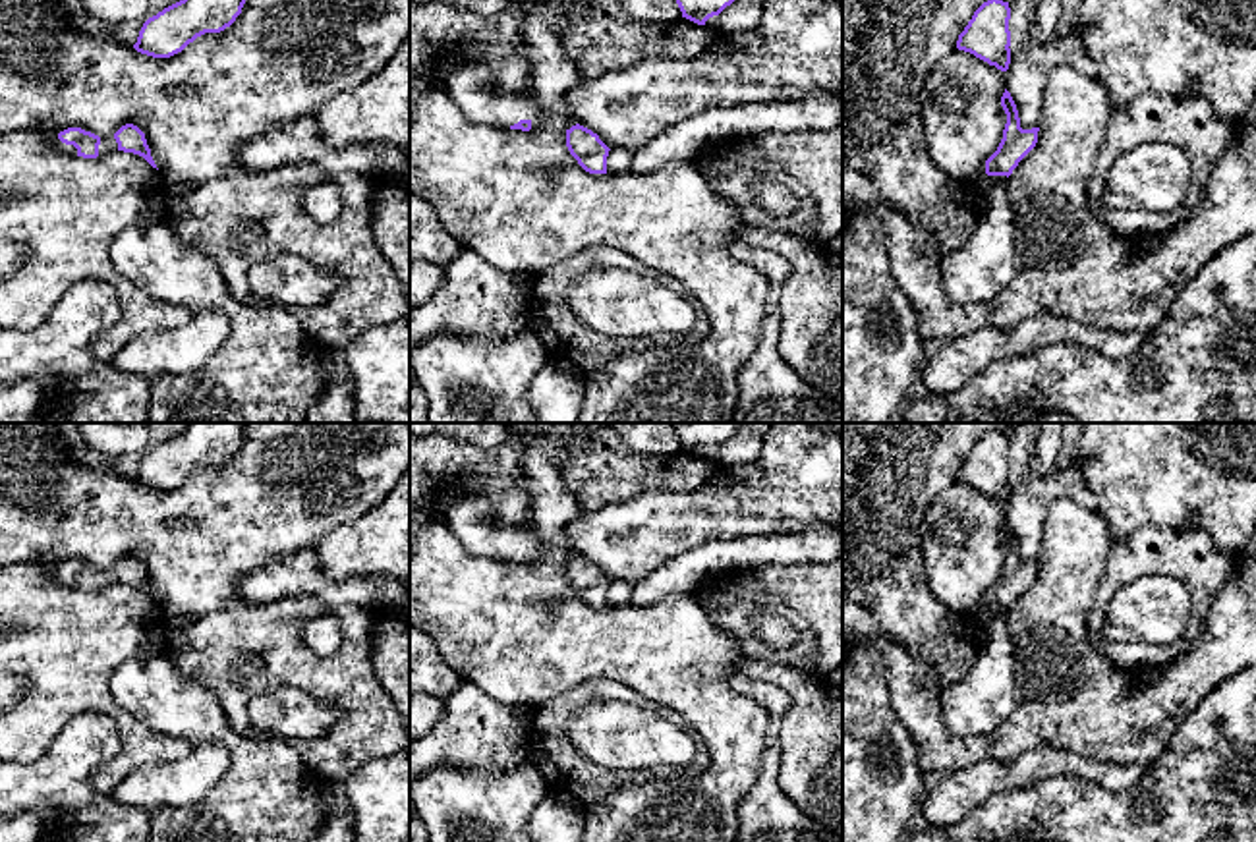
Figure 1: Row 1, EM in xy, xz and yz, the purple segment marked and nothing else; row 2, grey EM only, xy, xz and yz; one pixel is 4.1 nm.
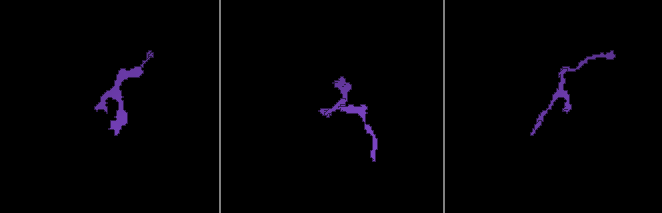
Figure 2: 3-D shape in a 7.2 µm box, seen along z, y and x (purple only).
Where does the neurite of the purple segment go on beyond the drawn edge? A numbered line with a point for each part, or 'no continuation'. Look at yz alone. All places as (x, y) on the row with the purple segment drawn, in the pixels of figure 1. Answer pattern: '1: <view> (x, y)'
1: yz (984, 265)

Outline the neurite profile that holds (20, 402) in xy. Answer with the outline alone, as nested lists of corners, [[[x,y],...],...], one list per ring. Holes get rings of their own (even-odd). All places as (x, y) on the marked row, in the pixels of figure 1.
[[[35,382],[0,384],[0,423],[35,423],[41,407],[43,392]]]

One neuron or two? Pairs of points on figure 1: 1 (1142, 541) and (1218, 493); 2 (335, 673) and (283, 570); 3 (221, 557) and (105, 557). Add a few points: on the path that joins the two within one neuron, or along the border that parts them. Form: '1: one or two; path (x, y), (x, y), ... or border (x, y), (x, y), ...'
1: two; border (1208, 532), (1200, 528), (1141, 526), (1119, 539)
2: two; border (252, 601), (317, 597), (329, 605), (341, 605)
3: one; path (192, 545), (134, 545)

